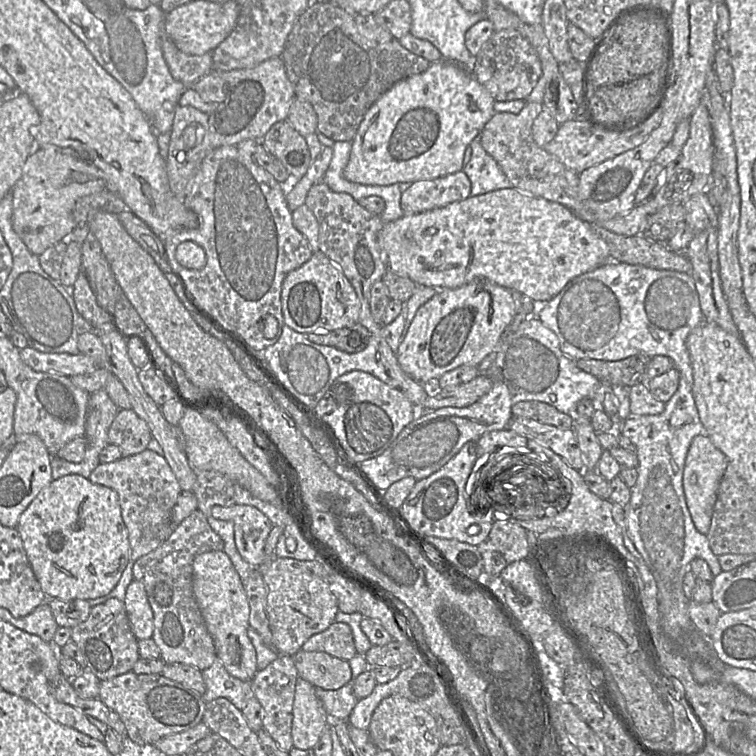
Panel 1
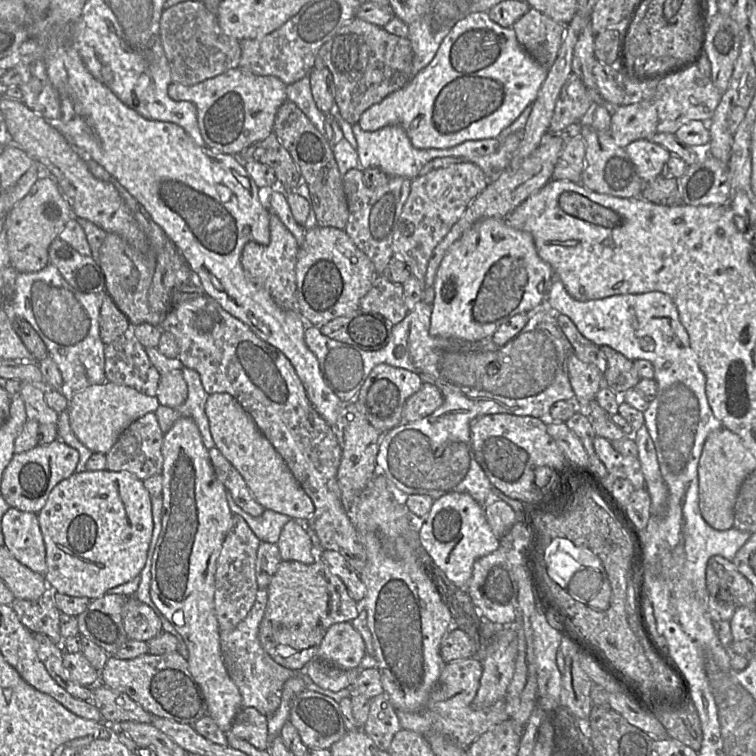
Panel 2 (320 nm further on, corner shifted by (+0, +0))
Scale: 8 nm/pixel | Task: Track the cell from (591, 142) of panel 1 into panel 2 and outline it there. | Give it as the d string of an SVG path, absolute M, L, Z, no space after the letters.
M696 63L660 75L631 75L630 70L627 71L627 75L624 77L625 94L621 106L613 107L608 131L616 145L621 148L625 148L635 140L650 141L655 134L675 134L682 125L691 121L709 123L722 97L722 93L714 86L710 77L704 76Z

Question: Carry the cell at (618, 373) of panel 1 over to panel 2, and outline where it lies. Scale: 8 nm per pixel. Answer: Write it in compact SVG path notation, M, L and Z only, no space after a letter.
M607 345L600 346L600 350L607 360L606 371L603 373L604 385L615 394L623 394L634 388L641 378L633 361Z

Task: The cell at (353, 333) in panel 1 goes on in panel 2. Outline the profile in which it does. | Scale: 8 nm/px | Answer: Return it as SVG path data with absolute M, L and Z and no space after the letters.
M358 309L318 327L323 335L331 339L361 350L376 351L386 345L393 326L378 313Z

